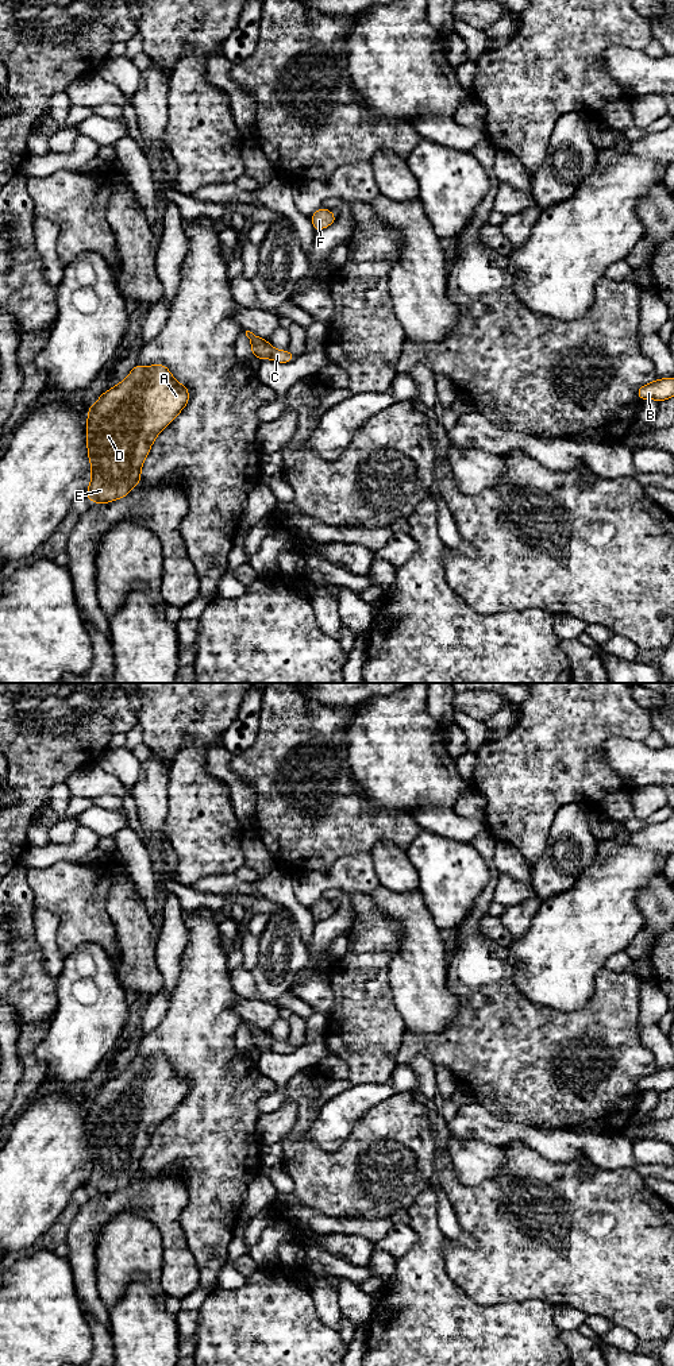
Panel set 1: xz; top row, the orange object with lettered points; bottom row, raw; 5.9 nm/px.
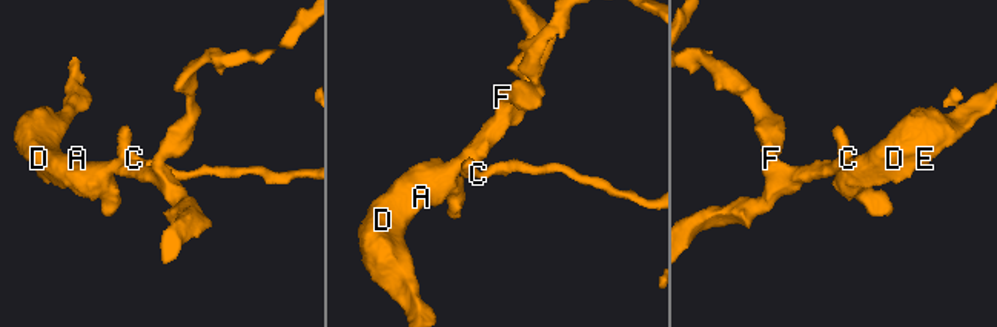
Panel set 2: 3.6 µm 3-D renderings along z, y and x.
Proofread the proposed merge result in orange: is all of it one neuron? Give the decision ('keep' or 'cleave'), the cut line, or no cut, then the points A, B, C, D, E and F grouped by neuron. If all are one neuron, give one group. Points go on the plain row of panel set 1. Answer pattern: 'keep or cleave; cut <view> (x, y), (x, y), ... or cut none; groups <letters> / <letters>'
cleave; cut xz (257, 1027), (251, 1033); groups A D E F / B C

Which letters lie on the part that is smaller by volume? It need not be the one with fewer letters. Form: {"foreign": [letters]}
{"foreign": ["B", "C"]}

